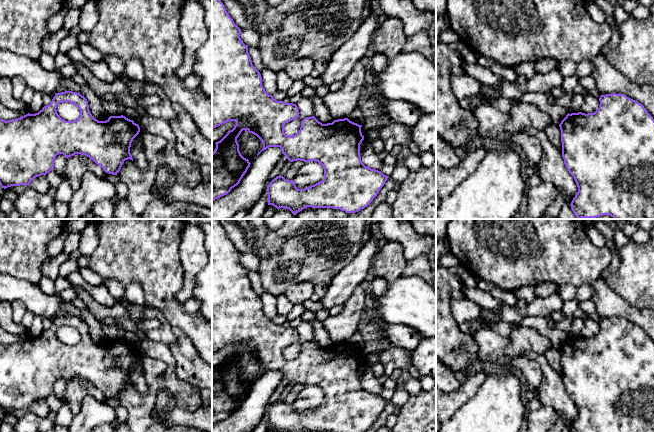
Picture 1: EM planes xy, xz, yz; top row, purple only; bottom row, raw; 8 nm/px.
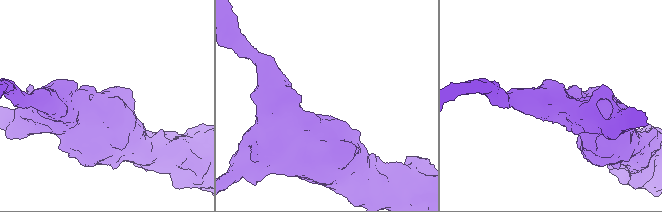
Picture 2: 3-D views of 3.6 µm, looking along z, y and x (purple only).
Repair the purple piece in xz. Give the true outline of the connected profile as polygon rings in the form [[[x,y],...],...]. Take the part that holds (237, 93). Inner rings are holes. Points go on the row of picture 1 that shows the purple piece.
[[[212,0],[212,129],[228,122],[235,121],[234,128],[218,142],[212,153],[212,202],[226,194],[237,186],[248,168],[250,162],[239,151],[237,138],[243,130],[256,135],[262,142],[263,148],[257,156],[269,147],[280,147],[288,161],[316,161],[324,168],[322,181],[304,189],[298,189],[293,180],[286,180],[279,175],[267,186],[268,205],[277,209],[289,209],[294,215],[307,207],[340,209],[346,213],[355,213],[367,207],[377,196],[387,181],[388,176],[381,171],[366,167],[360,156],[360,144],[364,140],[361,132],[362,125],[350,121],[348,118],[334,120],[332,123],[322,124],[314,116],[306,117],[301,121],[300,130],[292,136],[284,133],[284,125],[299,116],[296,104],[277,101],[269,95],[262,86],[260,72],[253,66],[248,53],[248,46],[240,38],[241,29],[234,23],[227,13],[221,0]]]

